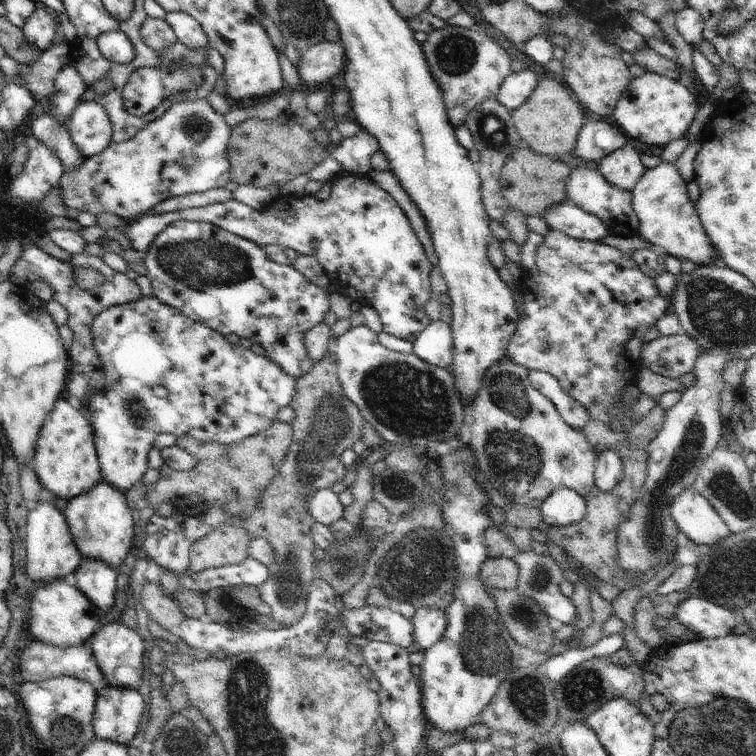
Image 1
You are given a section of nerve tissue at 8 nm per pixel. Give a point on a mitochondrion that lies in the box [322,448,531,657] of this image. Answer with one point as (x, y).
(416, 569)

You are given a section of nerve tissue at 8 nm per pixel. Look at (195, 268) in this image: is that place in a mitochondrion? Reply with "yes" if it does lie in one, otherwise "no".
yes

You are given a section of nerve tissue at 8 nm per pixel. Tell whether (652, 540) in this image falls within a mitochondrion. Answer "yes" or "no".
yes

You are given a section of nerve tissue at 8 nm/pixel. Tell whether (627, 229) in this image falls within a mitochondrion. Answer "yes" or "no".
no

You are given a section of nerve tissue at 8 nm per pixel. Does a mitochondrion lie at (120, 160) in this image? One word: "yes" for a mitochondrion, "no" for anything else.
no

